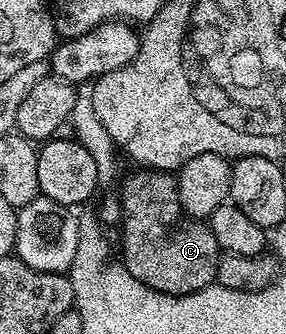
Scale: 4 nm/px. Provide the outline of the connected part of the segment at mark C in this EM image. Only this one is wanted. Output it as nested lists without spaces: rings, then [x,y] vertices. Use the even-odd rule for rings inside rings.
[[[140,168],[124,182],[124,191],[118,195],[121,219],[118,223],[120,238],[124,241],[122,264],[134,276],[150,288],[163,294],[193,294],[216,282],[221,249],[207,221],[192,218],[180,203],[180,187],[175,173]]]

